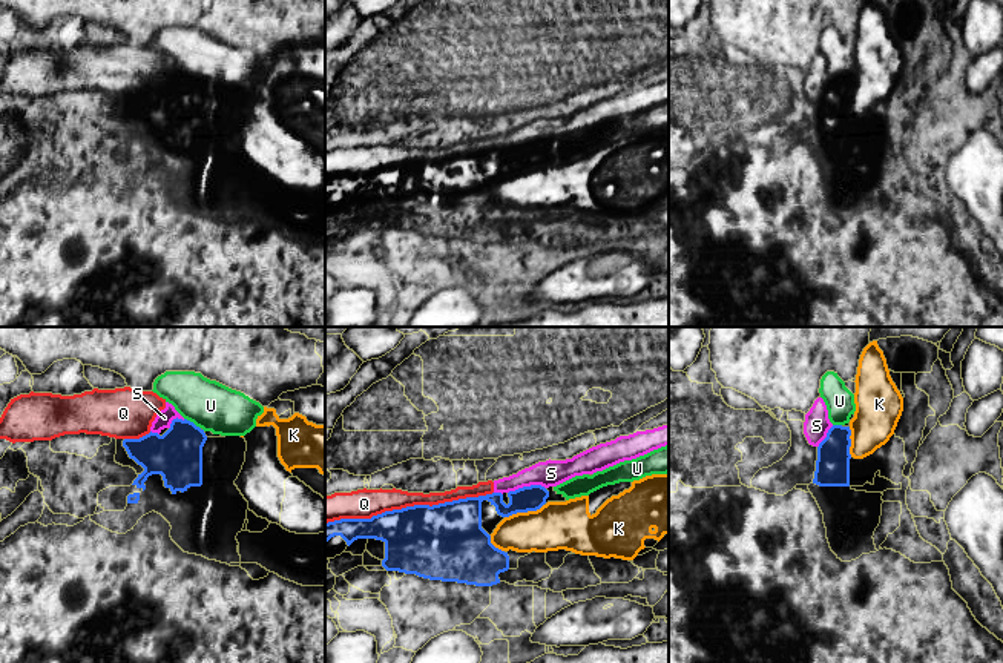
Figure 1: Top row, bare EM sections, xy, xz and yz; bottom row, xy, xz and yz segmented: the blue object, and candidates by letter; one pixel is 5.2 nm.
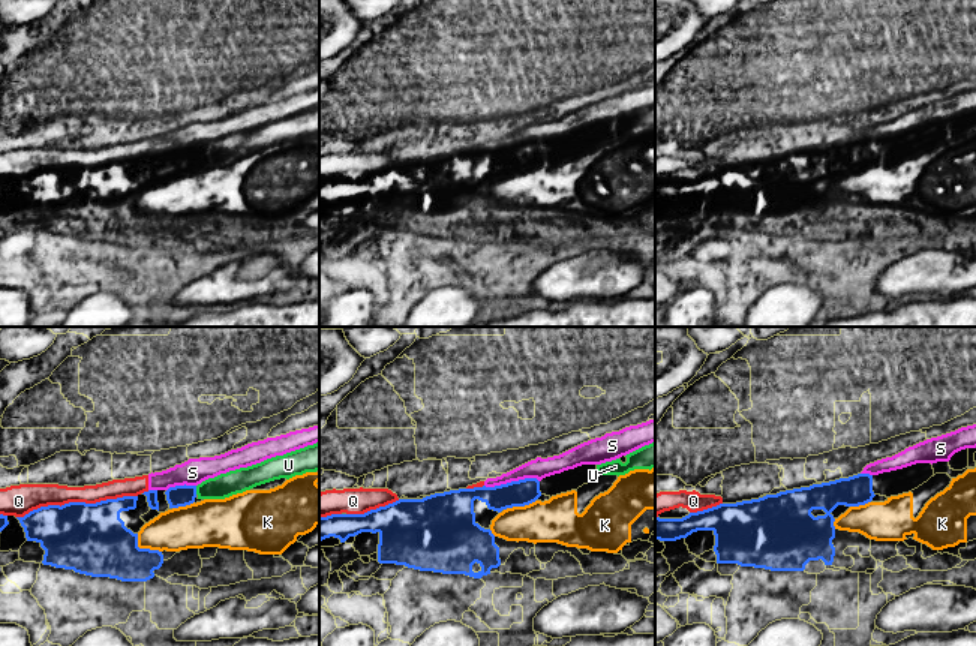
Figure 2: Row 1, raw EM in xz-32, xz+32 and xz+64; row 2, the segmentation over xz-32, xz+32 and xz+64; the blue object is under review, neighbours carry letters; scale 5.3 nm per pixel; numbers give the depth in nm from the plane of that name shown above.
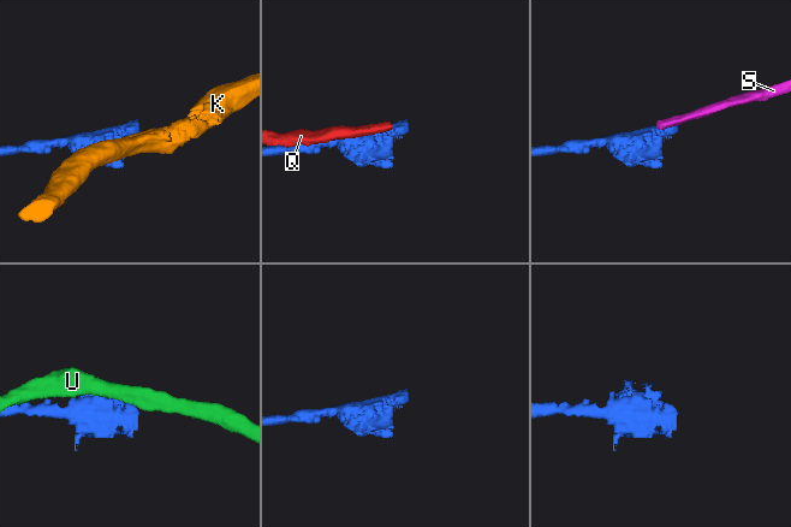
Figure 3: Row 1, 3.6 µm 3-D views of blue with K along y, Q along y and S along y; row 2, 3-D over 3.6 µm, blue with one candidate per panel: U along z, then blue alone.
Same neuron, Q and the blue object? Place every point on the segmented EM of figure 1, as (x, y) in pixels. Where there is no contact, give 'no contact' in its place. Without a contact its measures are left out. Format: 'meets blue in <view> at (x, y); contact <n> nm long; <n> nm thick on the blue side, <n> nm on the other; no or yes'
meets blue in xz at (408, 507); contact 900 nm long; 400 nm thick on the blue side, 160 nm on the other; no

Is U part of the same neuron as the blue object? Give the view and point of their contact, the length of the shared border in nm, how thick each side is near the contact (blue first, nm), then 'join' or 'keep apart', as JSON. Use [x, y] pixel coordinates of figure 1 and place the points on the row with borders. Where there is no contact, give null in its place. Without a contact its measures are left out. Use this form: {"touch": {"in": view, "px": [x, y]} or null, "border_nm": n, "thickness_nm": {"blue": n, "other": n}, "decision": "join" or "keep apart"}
{"touch": {"in": "xy", "px": [192, 422]}, "border_nm": 110, "thickness_nm": {"blue": 260, "other": 260}, "decision": "keep apart"}

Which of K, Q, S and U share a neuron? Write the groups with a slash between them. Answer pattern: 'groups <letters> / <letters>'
groups K / Q S U

